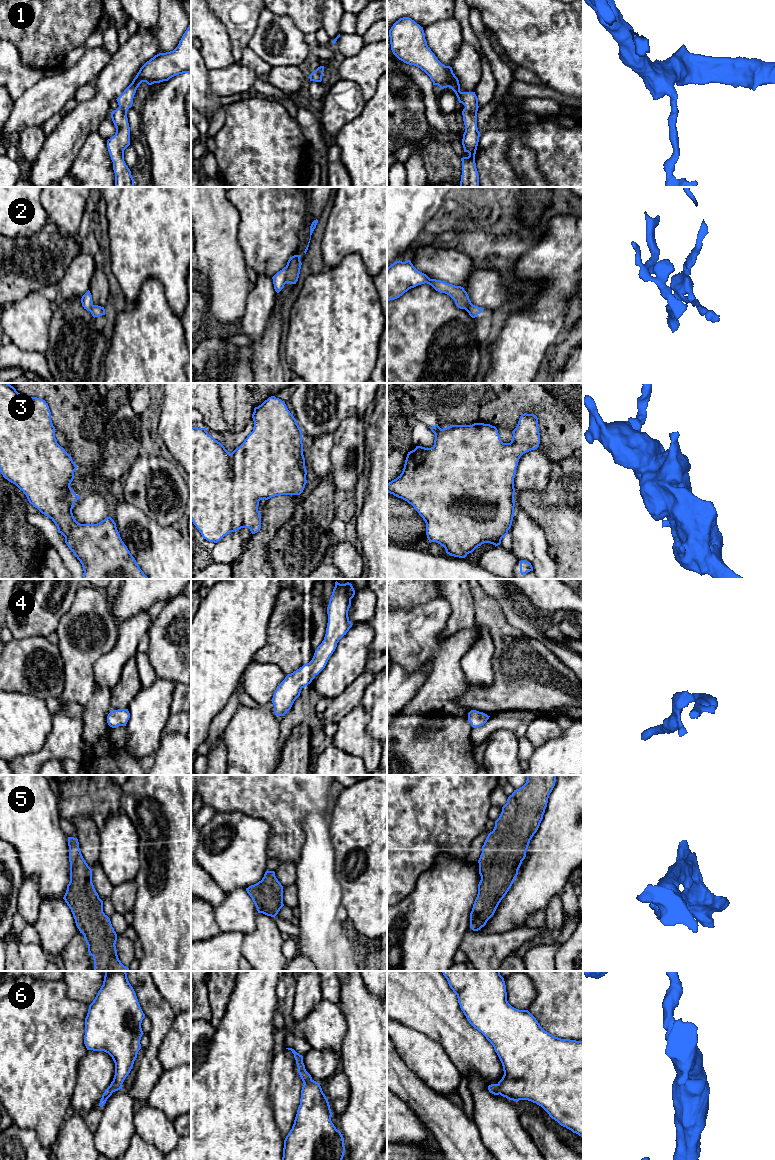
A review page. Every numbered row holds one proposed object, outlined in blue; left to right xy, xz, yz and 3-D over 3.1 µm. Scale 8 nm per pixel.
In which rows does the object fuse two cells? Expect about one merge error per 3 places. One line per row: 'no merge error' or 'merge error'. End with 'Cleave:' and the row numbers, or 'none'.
1: no merge error
2: merge error
3: no merge error
4: no merge error
5: no merge error
6: no merge error
Cleave: 2

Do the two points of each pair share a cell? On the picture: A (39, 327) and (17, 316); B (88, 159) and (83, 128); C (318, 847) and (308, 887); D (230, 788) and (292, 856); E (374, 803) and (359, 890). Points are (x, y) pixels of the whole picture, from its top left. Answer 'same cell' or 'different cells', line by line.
A: same cell
B: different cells
C: same cell
D: same cell
E: same cell

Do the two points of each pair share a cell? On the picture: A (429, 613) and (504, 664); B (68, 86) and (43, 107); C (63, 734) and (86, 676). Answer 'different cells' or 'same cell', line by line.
A: different cells
B: same cell
C: different cells

